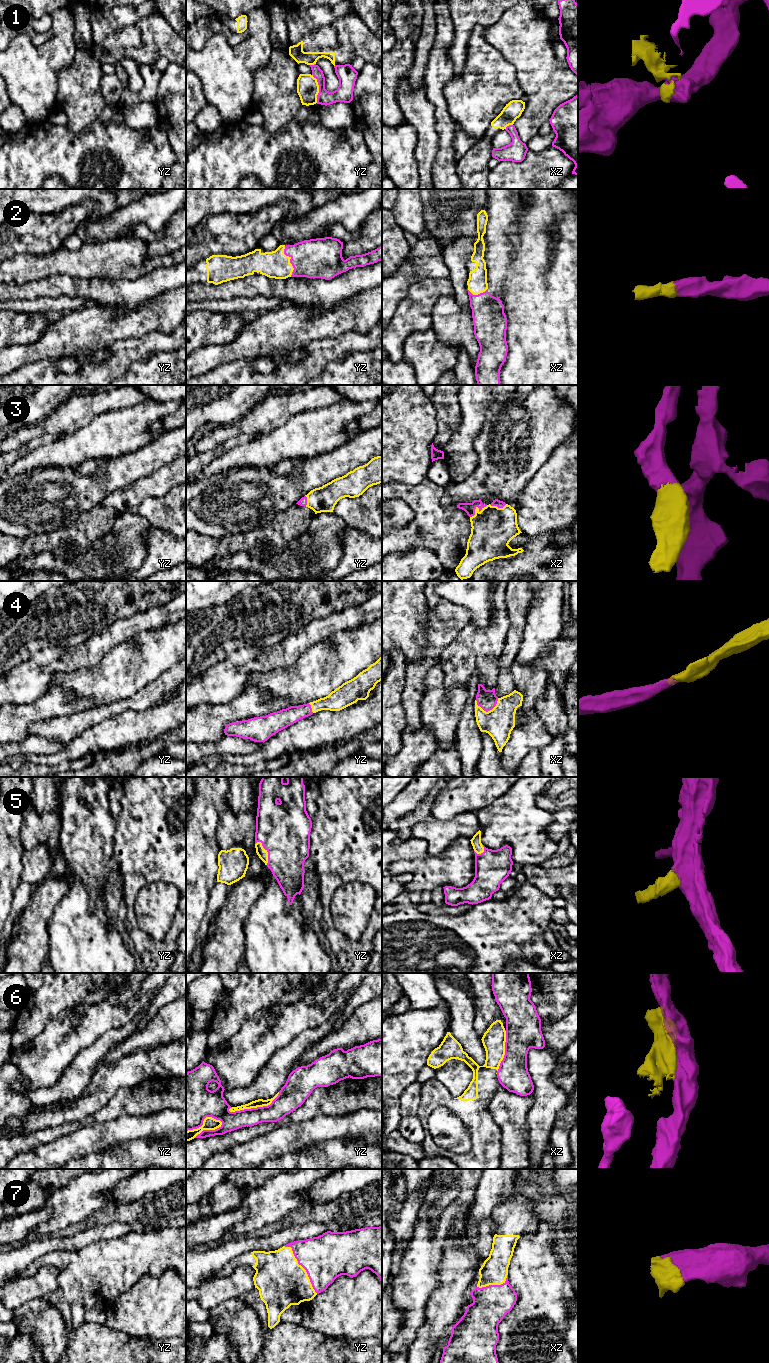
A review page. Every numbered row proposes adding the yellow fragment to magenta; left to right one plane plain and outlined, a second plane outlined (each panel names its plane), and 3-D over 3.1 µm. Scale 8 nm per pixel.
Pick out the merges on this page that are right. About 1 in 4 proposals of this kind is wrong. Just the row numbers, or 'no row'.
2, 3, 4, 5, 7

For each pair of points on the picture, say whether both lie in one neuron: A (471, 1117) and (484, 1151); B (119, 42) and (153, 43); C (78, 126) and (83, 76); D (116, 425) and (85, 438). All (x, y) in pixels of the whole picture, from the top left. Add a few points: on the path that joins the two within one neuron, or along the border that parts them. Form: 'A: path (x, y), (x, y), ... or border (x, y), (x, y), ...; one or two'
A: path (479, 1125), (484, 1130), (484, 1143); one
B: path (127, 42), (145, 43); one
C: path (80, 114), (80, 88); one
D: path (108, 433), (101, 438), (93, 438); one

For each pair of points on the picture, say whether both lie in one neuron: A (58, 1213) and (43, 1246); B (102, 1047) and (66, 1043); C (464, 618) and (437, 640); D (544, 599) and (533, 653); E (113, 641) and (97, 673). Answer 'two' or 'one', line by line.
A: two
B: two
C: one
D: one
E: two

